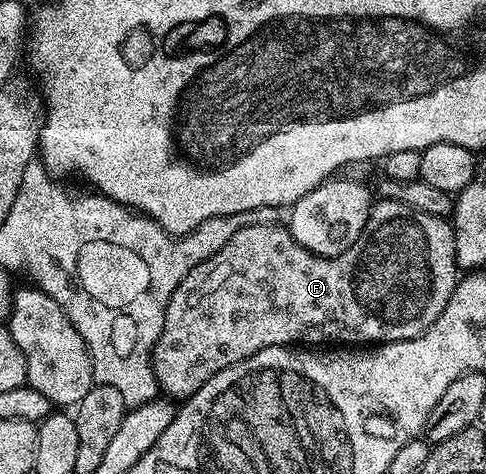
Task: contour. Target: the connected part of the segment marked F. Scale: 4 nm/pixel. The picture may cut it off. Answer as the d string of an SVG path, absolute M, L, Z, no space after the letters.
M381 199L372 204L369 212L369 220L355 245L343 253L339 253L333 259L322 255L311 253L303 249L293 240L288 226L274 225L271 223L260 223L259 225L247 225L239 229L207 261L195 265L187 273L185 280L175 289L171 301L165 310L163 329L159 333L159 341L153 347L153 372L157 378L158 388L170 400L184 401L192 397L202 385L215 373L251 357L268 347L288 347L290 345L380 345L382 343L394 343L404 339L415 339L424 333L428 327L443 313L451 293L457 288L459 268L457 266L457 254L455 253L455 237L453 236L453 225L448 218L440 219L431 213L423 213L411 209L402 203L396 203L390 199Z

